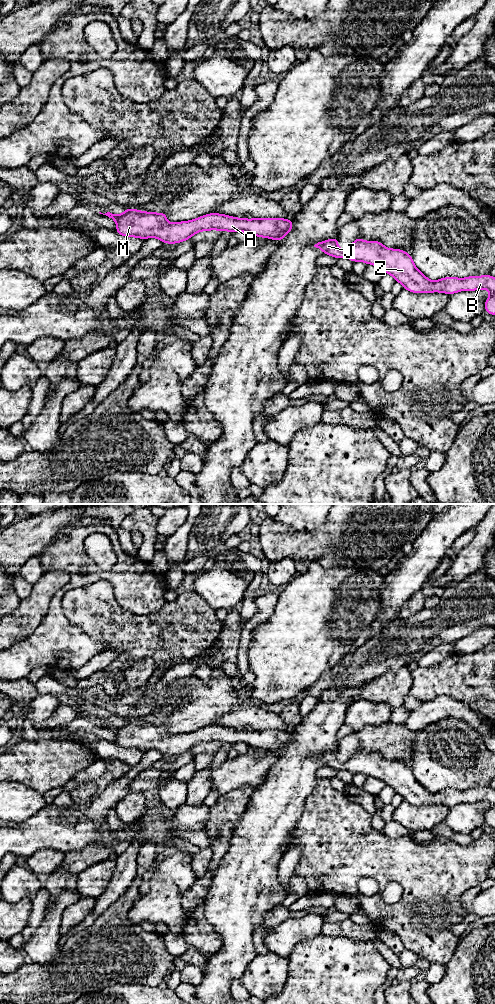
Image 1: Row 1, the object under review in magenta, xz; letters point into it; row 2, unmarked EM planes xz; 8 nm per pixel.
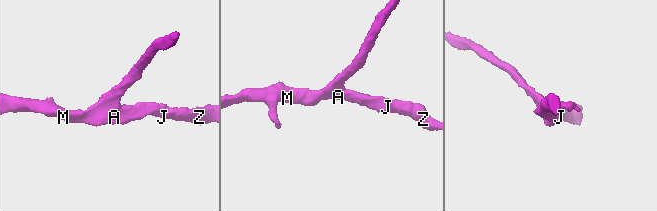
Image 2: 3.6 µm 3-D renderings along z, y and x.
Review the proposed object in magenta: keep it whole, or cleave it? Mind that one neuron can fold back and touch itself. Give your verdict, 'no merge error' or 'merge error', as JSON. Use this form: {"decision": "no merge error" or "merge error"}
{"decision": "no merge error"}

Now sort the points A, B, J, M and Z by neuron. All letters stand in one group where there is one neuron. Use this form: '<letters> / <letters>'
A B J M Z

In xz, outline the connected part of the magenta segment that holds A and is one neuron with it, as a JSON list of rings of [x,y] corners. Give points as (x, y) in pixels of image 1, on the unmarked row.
[[[126,721],[121,727],[114,727],[107,724],[103,727],[108,728],[117,735],[117,744],[126,749],[139,749],[142,752],[148,751],[149,748],[161,752],[163,755],[180,755],[190,751],[194,746],[199,743],[207,742],[226,742],[233,744],[246,744],[253,748],[271,750],[277,754],[282,752],[292,741],[293,733],[282,730],[255,730],[243,731],[227,728],[224,726],[211,725],[208,727],[200,728],[195,732],[185,734],[174,734],[167,736],[167,727],[165,725],[141,724],[138,721]]]

